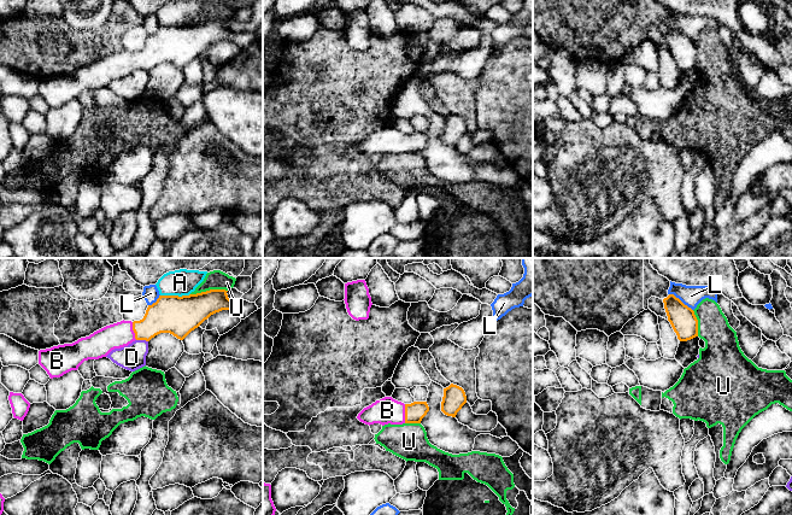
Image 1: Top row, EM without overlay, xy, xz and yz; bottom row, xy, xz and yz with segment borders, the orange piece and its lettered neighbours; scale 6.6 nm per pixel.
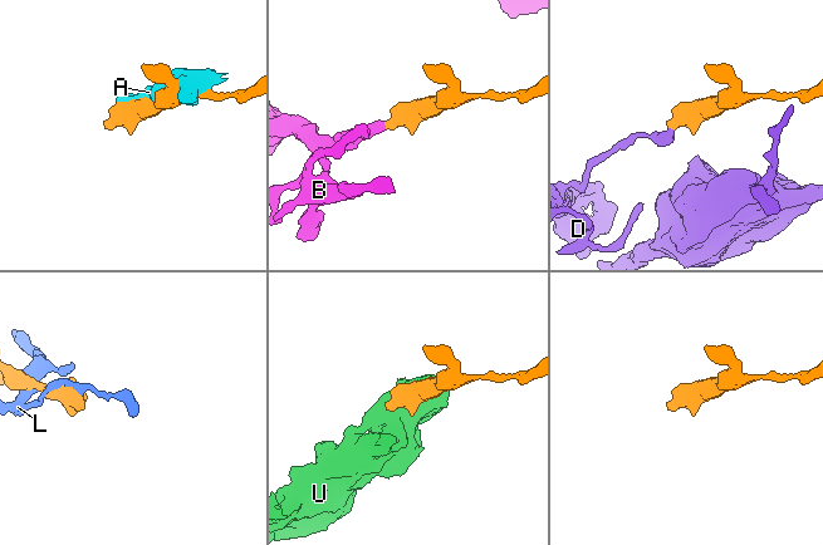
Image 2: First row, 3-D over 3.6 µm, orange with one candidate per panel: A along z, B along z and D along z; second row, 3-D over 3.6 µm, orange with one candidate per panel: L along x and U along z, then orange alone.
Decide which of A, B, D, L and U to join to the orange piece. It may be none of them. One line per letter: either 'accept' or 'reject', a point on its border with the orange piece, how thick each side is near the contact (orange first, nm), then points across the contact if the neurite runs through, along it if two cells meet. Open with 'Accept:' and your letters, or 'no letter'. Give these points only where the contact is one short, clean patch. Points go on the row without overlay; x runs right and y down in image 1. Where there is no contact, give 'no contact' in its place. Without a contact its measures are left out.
Accept: B
A: reject; meets orange in xy at (175, 25); 260 nm thick on the orange side, 180 nm on the other
B: accept; meets orange in xz at (405, 144); 130 nm thick on the orange side, 180 nm on the other; runs through xz (415, 141), (405, 144), (387, 140)
D: reject; meets orange in xy at (142, 69); 260 nm thick on the orange side, 170 nm on the other; border along xy (136, 69), (147, 71)
L: reject; meets orange in yz at (680, 30); 170 nm thick on the orange side, 140 nm on the other
U: reject; meets orange in xy at (210, 19); 240 nm thick on the orange side, 130 nm on the other

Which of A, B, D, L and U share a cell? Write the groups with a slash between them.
A / B / D / L / U

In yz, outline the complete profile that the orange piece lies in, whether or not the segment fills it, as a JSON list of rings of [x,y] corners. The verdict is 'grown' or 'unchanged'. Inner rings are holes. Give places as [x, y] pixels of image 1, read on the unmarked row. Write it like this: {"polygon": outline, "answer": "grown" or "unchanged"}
{"polygon": [[[674,24],[663,29],[664,39],[674,62],[680,71],[698,66],[698,49],[694,41]]], "answer": "unchanged"}

